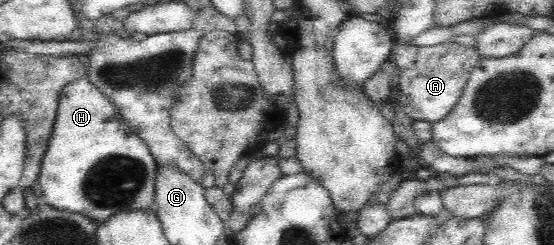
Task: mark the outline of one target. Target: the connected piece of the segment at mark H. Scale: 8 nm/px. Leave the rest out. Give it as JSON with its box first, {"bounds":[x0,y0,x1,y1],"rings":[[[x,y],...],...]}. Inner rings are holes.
{"bounds":[37,75,158,222],"rings":[[[87,75],[64,85],[59,94],[56,122],[37,180],[42,189],[41,202],[58,210],[70,210],[90,216],[94,222],[104,222],[124,210],[148,210],[155,206],[158,167],[147,144],[123,122],[112,101],[90,82]]]}

